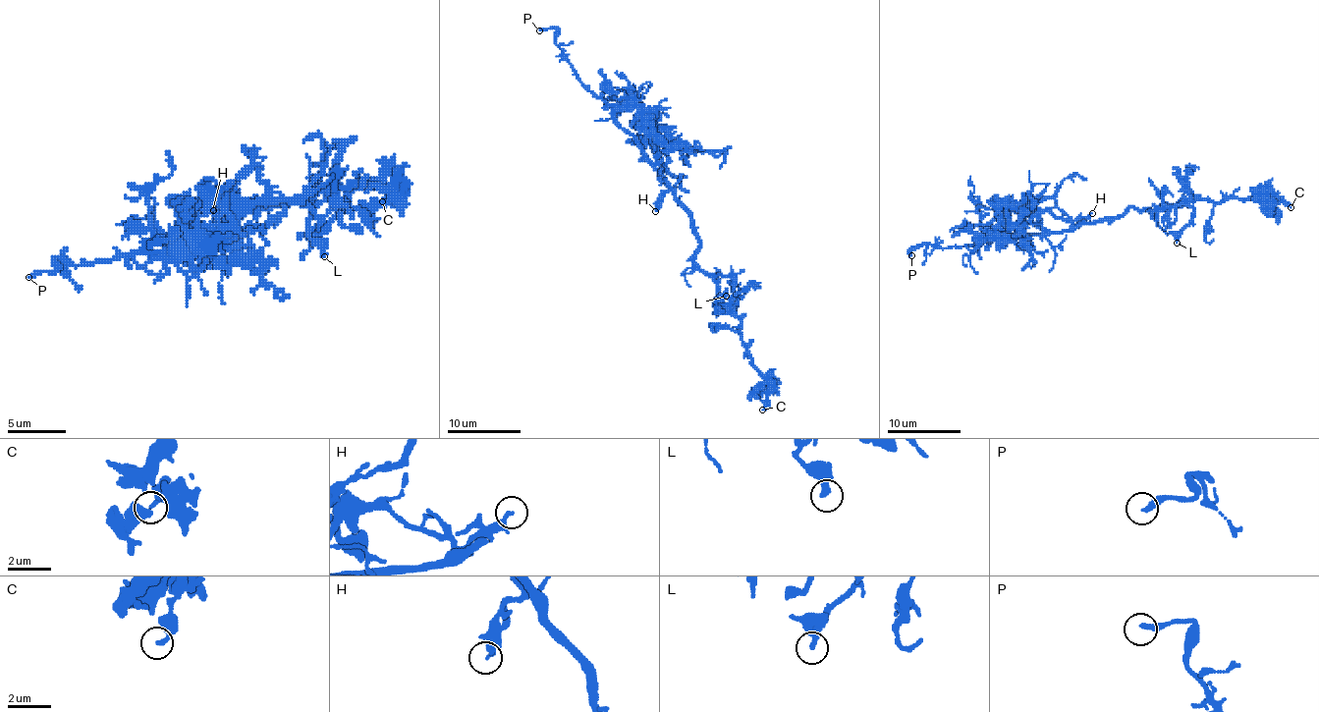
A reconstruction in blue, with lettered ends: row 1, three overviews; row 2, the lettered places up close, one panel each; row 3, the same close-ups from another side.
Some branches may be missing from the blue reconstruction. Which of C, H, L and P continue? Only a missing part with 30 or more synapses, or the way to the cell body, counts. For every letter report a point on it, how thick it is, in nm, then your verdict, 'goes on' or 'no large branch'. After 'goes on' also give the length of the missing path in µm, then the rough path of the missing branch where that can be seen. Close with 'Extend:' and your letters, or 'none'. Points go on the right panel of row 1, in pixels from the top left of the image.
C: at (1291, 207); 200 nm thick; no large branch
H: at (1092, 213); 320 nm thick; no large branch
L: at (1177, 243); 360 nm thick; no large branch
P: at (911, 255); 280 nm thick; goes on; about 70 µm are missing
Extend: P

